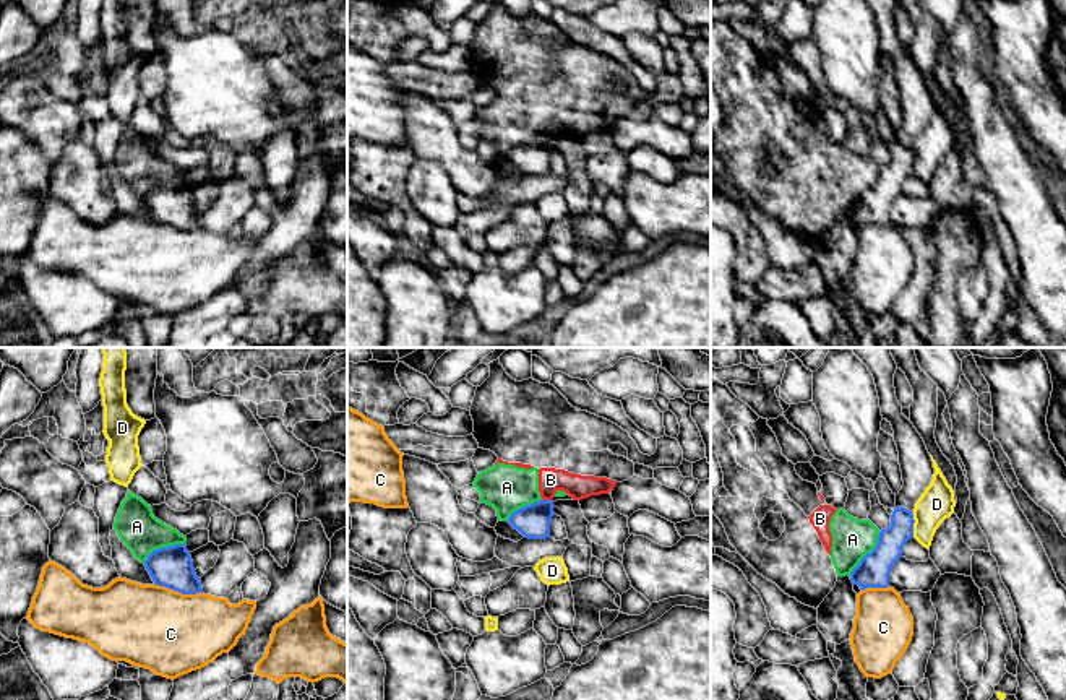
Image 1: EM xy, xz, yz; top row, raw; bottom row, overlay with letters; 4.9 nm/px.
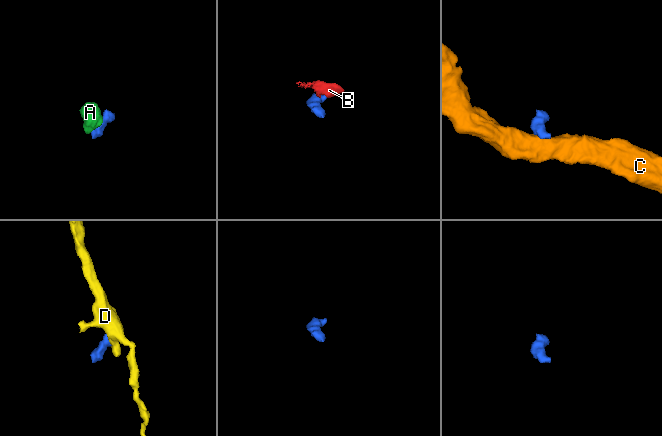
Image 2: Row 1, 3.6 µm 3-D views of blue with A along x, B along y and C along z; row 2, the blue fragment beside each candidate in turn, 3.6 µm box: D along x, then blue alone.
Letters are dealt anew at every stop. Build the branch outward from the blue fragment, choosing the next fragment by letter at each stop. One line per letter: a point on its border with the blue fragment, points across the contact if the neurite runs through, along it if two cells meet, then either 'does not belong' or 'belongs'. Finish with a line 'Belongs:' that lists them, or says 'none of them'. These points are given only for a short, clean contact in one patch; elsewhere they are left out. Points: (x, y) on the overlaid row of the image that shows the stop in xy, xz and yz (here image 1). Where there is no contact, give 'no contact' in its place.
A: yz (867, 554) | along yz (880, 531), (878, 543), (849, 575) | does not belong
B: xz (547, 501) | along xz (542, 497), (550, 501) | does not belong
C: xy (177, 590) | along xy (153, 583), (182, 593), (202, 593) | does not belong
D: yz (912, 527) | along yz (912, 515), (914, 536) | does not belong
Belongs: none of them

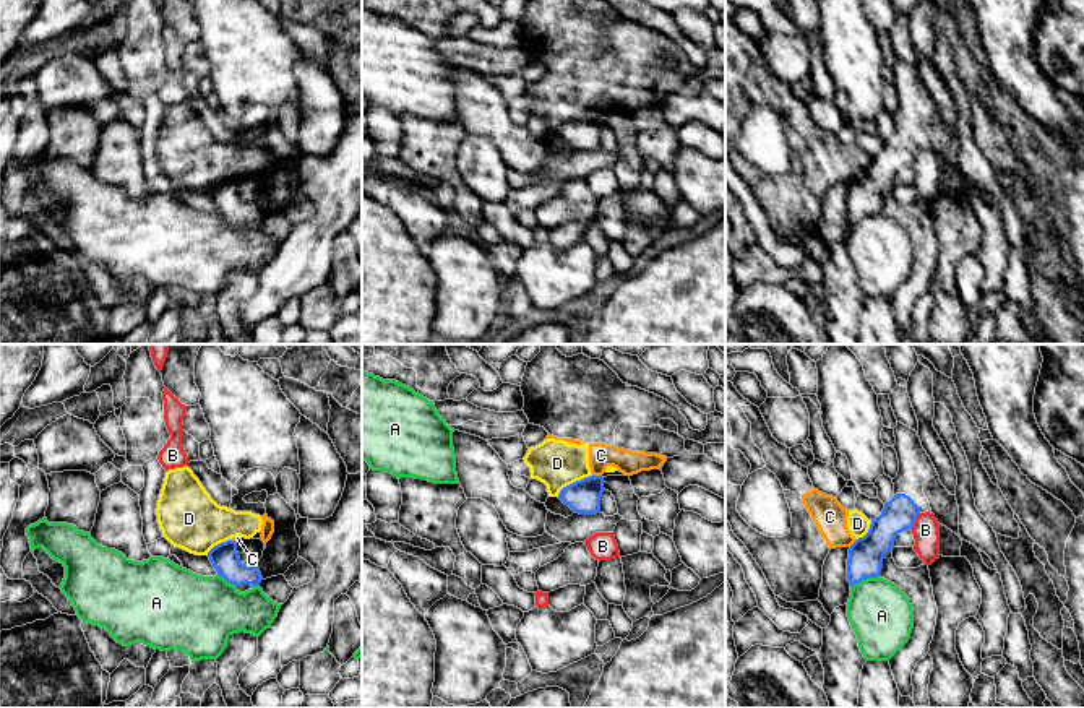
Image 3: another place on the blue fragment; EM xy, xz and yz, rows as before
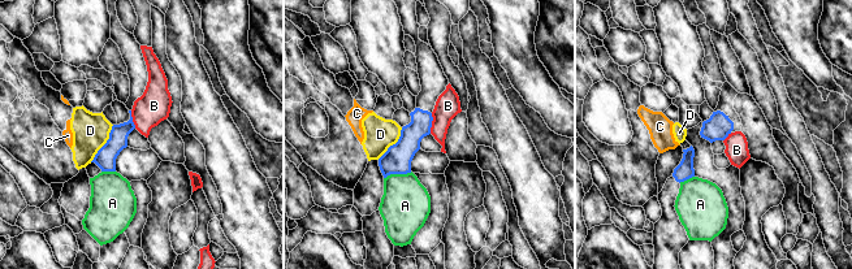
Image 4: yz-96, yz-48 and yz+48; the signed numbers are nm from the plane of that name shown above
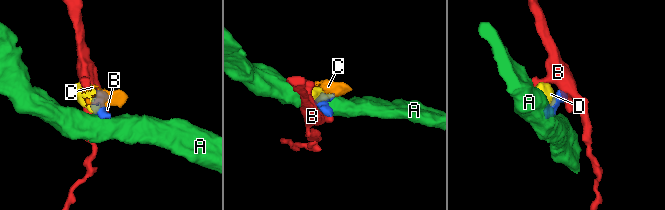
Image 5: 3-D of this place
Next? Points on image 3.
A: yz (865, 578) | along yz (878, 575), (862, 578), (852, 587) | does not belong
B: yz (914, 522) | along yz (919, 512), (911, 530) | does not belong
C: xz (597, 476) | along xz (593, 473), (601, 476) | does not belong
D: xz (573, 483) | along xz (593, 474), (567, 484), (557, 496) | does not belong
Belongs: none of them

